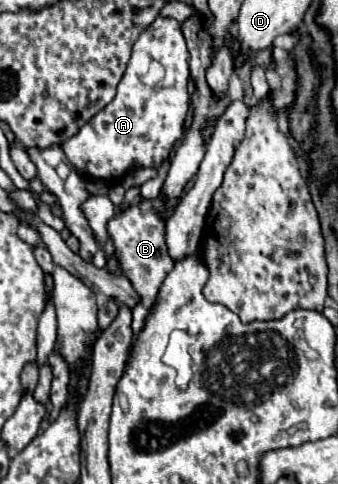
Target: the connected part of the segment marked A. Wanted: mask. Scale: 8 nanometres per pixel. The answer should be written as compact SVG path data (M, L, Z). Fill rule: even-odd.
M160 16L160 20L154 20L140 34L132 48L132 60L118 84L116 98L82 126L76 136L62 144L66 158L80 176L116 184L134 166L160 166L162 160L168 158L174 142L182 138L182 124L188 110L188 58L188 48L176 20ZM150 58L166 68L166 76L152 86L142 82Z

